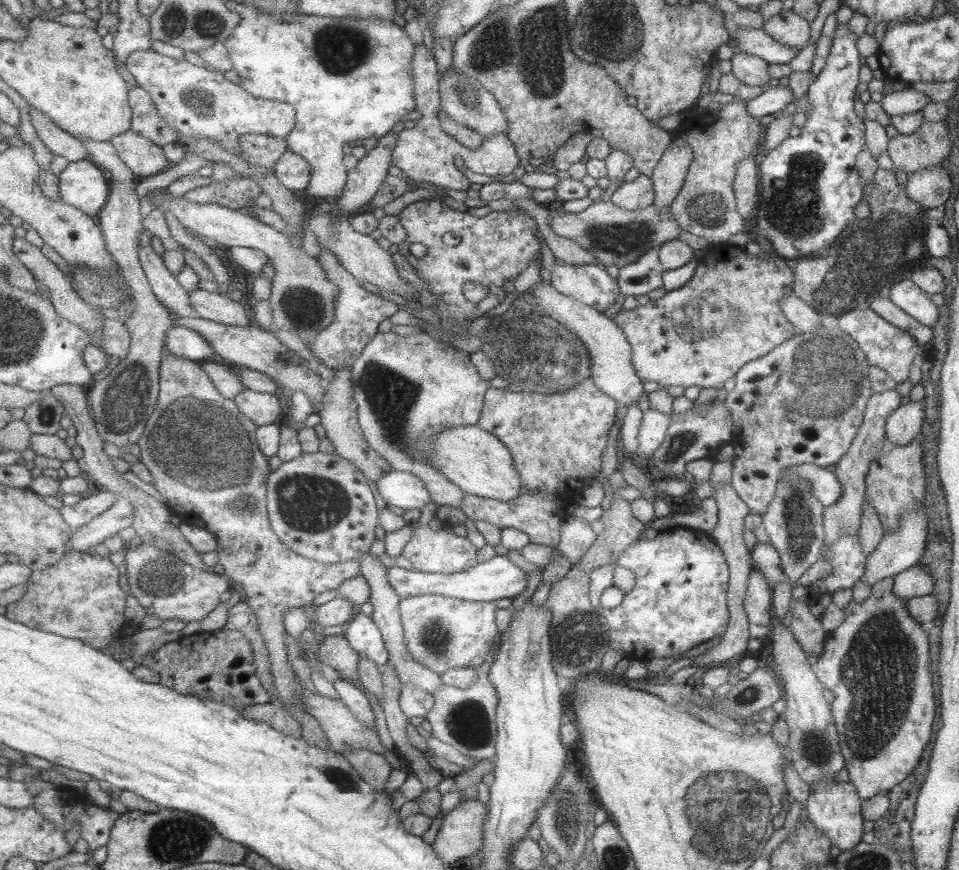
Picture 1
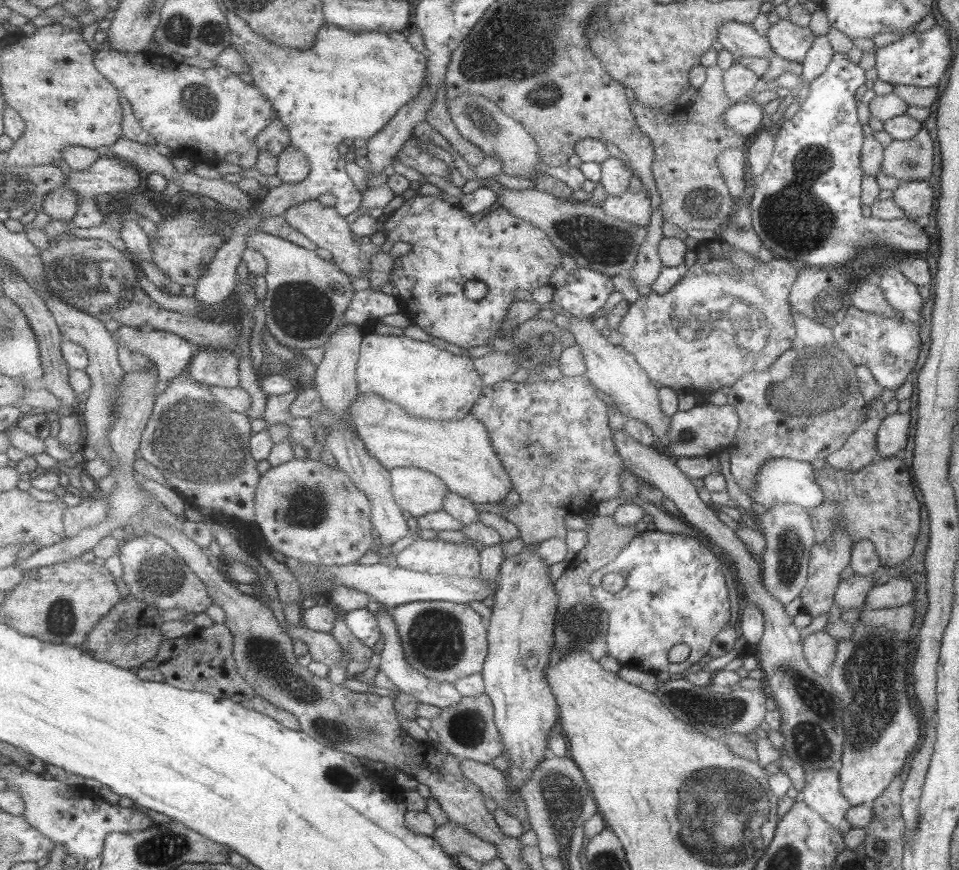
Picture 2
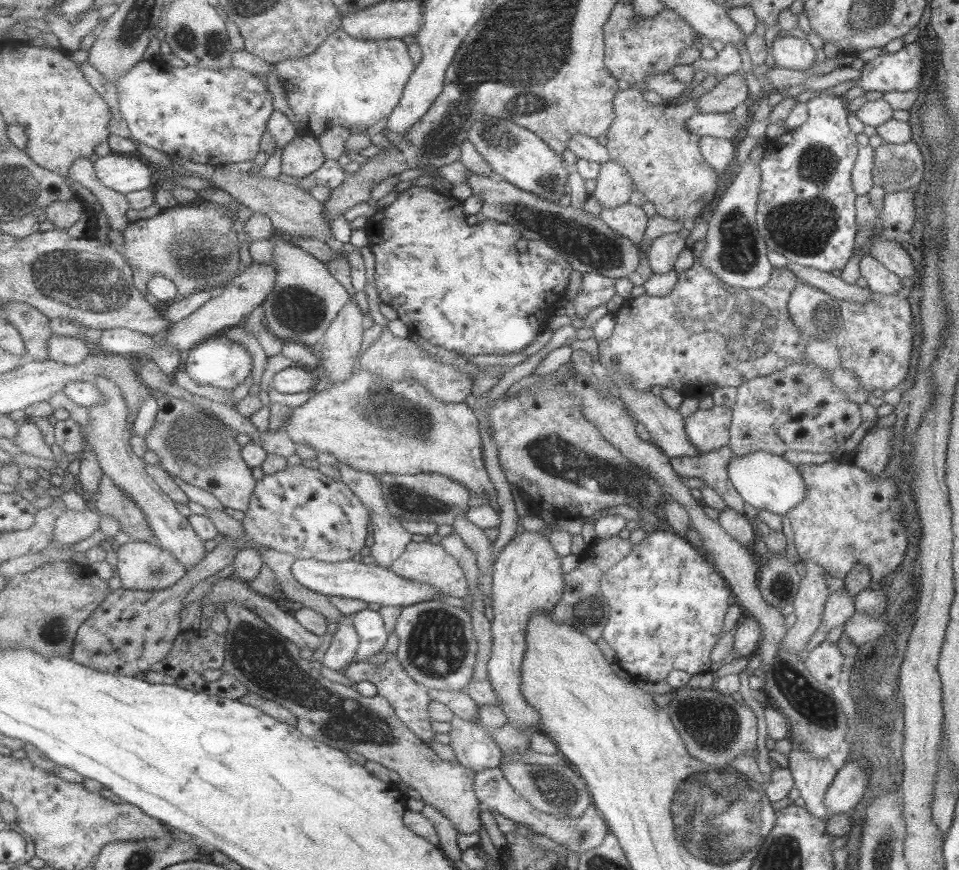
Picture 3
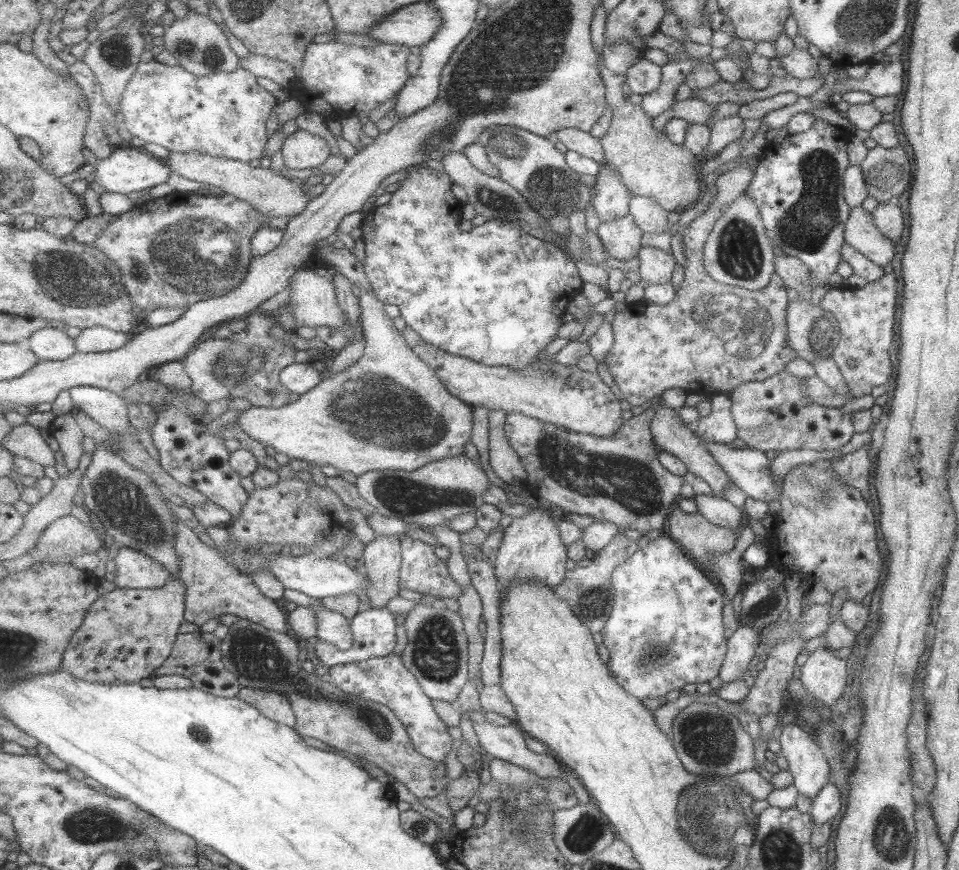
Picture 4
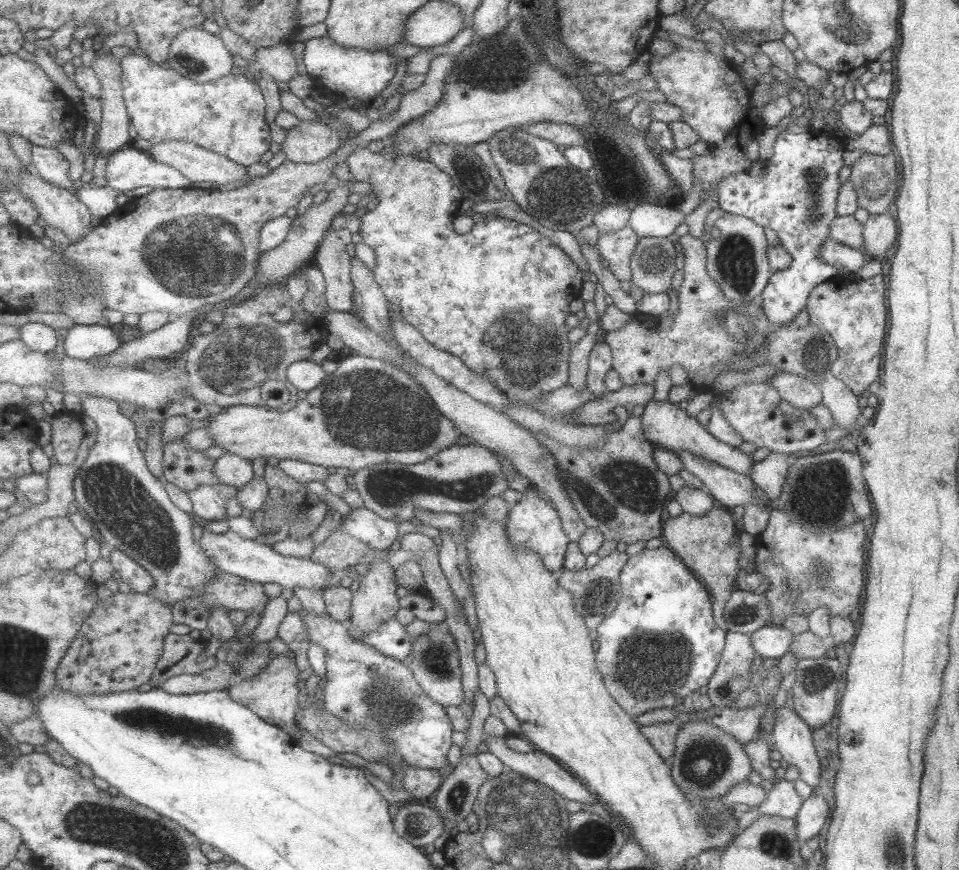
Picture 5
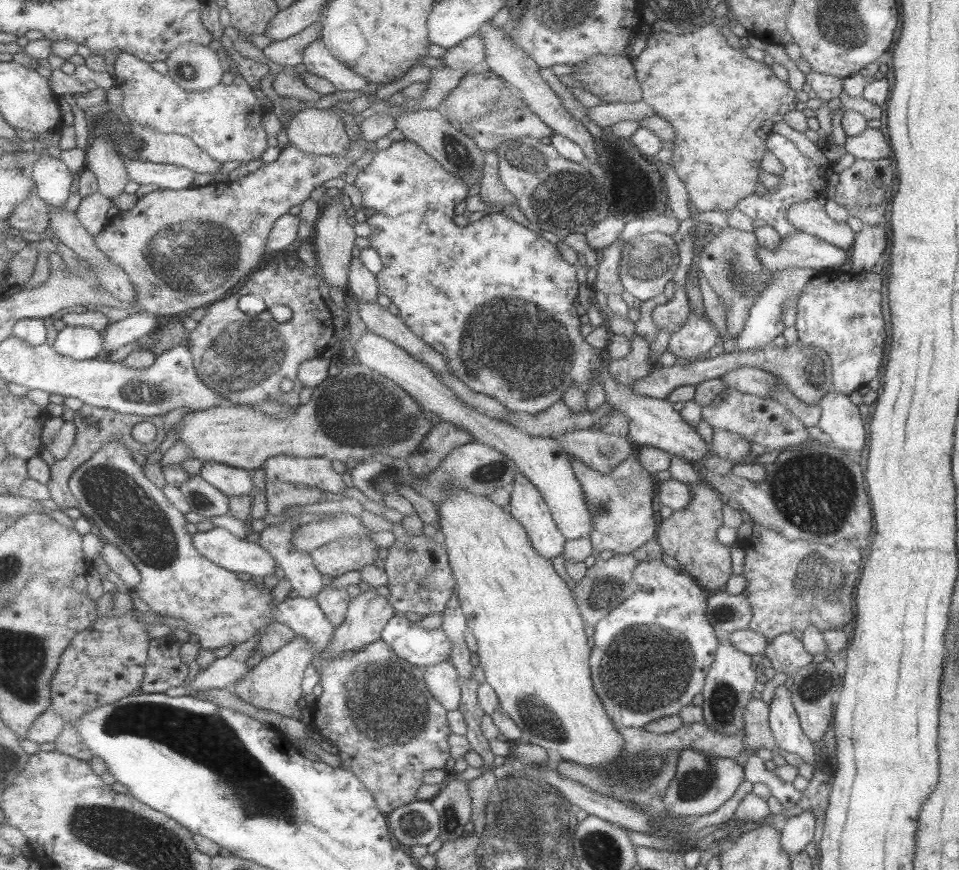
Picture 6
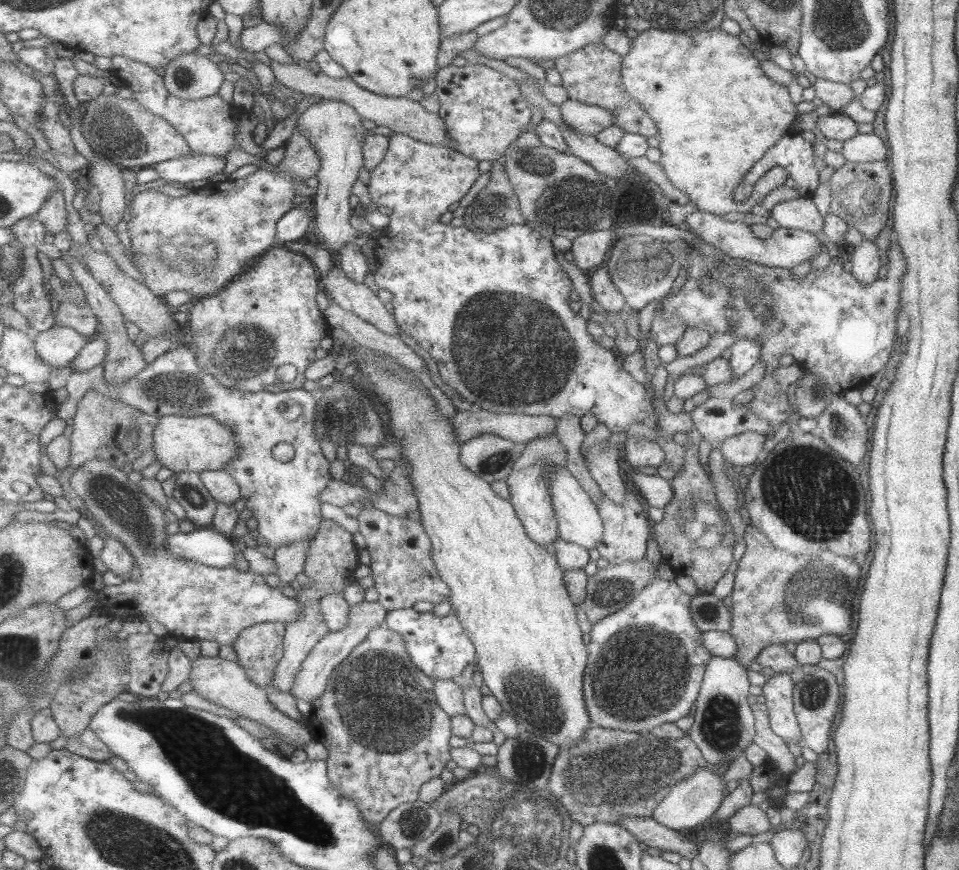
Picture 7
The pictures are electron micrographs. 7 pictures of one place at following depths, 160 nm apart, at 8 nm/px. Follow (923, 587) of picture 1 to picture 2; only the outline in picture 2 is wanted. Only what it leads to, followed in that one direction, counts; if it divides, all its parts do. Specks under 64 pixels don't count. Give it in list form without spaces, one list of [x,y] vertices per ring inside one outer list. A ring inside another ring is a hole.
[[[895,576],[883,584],[873,585],[864,596],[864,604],[872,609],[909,604],[913,598],[913,591],[913,585],[906,576]]]

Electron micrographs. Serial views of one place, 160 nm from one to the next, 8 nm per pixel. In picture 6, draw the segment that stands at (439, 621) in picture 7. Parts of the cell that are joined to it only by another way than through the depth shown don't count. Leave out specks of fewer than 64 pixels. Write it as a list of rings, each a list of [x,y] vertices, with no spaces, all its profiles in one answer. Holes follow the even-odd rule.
[[[399,613],[385,627],[382,639],[401,658],[423,669],[450,660],[454,651],[453,641],[442,626],[429,630]]]

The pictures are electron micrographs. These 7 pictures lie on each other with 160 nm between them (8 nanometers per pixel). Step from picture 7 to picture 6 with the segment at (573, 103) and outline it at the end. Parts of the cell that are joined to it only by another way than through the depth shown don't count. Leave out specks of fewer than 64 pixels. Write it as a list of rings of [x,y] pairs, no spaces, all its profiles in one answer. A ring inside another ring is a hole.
[[[639,99],[637,102],[599,103],[586,108],[585,116],[599,128],[605,128],[620,120],[640,121],[653,114],[654,110]]]

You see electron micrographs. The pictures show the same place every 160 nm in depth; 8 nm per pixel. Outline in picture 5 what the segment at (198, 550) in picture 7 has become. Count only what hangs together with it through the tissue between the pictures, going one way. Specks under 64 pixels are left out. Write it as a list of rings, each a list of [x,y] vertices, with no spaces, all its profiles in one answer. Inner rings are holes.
[[[203,530],[200,545],[204,552],[212,561],[229,574],[240,576],[241,578],[267,584],[276,582],[282,584],[285,588],[294,590],[295,587],[304,586],[307,588],[322,588],[327,586],[327,576],[329,578],[330,570],[328,566],[320,562],[313,562],[311,557],[297,558],[295,556],[285,556],[272,548],[271,545],[257,542],[250,538],[241,536],[238,532],[228,530],[224,533],[215,534],[215,532]]]

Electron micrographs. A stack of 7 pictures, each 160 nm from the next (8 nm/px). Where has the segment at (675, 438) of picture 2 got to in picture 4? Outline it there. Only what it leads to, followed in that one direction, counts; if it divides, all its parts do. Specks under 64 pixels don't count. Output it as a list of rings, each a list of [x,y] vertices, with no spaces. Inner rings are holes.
[[[710,394],[711,412],[701,417],[692,429],[701,440],[729,445],[737,436],[736,426],[730,414],[730,402],[727,394]]]

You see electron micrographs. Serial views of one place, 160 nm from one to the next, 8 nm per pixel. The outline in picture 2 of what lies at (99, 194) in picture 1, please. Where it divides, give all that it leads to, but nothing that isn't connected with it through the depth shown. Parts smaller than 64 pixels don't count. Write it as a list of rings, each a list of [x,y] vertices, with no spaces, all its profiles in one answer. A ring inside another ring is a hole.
[[[100,156],[93,166],[85,170],[72,170],[69,173],[67,187],[77,191],[80,196],[80,207],[72,220],[72,224],[79,228],[91,228],[103,224],[103,212],[97,206],[99,194],[109,194],[109,192],[131,192],[132,190],[143,189],[143,178],[141,170],[131,163],[117,158],[117,156]]]

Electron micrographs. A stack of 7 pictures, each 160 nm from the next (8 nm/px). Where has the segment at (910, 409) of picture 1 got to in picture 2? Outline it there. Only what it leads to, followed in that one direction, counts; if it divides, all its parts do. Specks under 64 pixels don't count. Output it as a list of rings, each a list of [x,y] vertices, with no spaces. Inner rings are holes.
[[[895,412],[891,415],[885,415],[874,436],[877,458],[885,459],[896,456],[900,450],[903,450],[907,440],[907,430],[909,430],[908,413]]]

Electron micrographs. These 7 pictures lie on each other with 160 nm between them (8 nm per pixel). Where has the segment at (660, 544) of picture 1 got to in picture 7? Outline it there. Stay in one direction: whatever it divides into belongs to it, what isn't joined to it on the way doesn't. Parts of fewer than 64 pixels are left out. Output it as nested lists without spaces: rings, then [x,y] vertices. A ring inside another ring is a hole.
[[[656,576],[641,592],[631,599],[624,609],[618,610],[616,613],[610,614],[608,617],[602,618],[599,622],[592,625],[589,633],[590,641],[588,642],[588,660],[583,676],[584,702],[587,705],[587,713],[591,717],[591,726],[601,726],[604,728],[613,728],[617,730],[625,730],[631,733],[650,733],[652,728],[663,723],[674,723],[678,718],[683,718],[688,714],[691,703],[696,701],[703,675],[712,657],[708,650],[700,645],[700,630],[695,628],[692,618],[689,616],[689,605],[691,597],[675,584],[674,580],[665,580]]]

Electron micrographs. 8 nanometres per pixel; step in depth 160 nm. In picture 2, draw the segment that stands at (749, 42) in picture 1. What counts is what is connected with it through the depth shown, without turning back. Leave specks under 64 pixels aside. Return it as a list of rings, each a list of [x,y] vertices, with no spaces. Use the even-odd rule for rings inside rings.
[[[723,21],[717,25],[717,38],[716,40],[721,43],[722,48],[730,52],[734,57],[736,56],[750,56],[749,58],[765,58],[764,56],[769,53],[773,56],[772,50],[770,50],[769,43],[766,38],[759,36],[757,32],[753,30],[750,24],[737,21]]]

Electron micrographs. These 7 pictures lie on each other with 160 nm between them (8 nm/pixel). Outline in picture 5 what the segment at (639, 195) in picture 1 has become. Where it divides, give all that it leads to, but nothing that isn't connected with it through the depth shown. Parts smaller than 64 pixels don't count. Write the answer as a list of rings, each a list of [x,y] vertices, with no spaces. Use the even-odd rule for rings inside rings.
[[[626,225],[617,232],[599,234],[596,242],[599,255],[609,265],[608,271],[618,282],[630,280],[629,258],[639,237]]]

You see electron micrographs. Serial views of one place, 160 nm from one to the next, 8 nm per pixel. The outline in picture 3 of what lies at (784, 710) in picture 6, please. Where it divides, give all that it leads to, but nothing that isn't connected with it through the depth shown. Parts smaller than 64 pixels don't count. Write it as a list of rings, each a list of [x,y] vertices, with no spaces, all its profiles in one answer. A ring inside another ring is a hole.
[[[793,747],[786,756],[789,759],[788,770],[794,788],[799,791],[805,809],[816,818],[826,819],[829,817],[830,814],[826,812],[823,803],[823,793],[835,778],[835,768],[826,758],[819,760],[809,758],[809,754]]]

